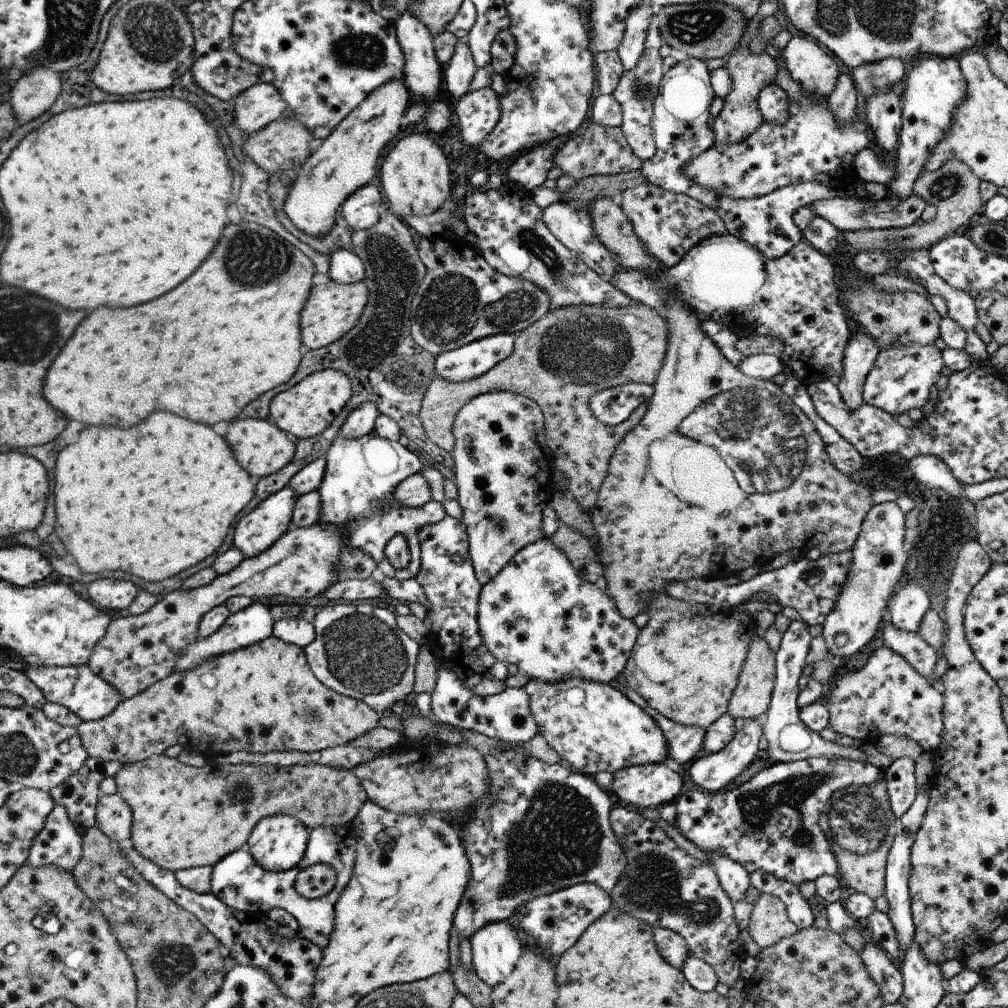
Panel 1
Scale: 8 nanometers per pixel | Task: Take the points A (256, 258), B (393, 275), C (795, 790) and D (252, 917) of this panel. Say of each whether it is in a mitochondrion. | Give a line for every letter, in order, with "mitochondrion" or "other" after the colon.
A: mitochondrion
B: mitochondrion
C: mitochondrion
D: other

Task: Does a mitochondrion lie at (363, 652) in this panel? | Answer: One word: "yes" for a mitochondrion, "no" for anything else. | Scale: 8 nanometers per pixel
yes

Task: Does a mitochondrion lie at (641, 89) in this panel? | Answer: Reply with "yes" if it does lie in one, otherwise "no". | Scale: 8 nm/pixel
yes

